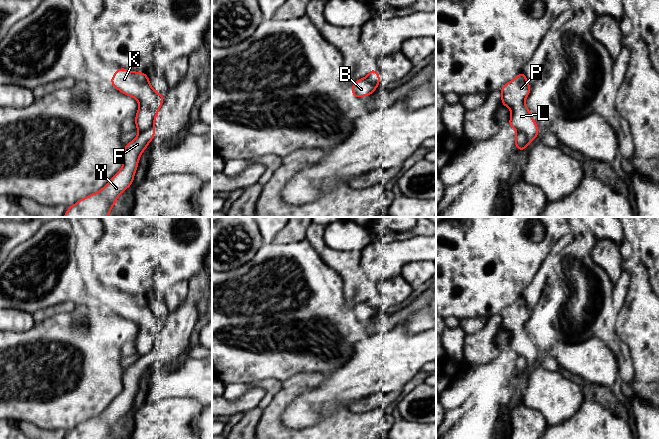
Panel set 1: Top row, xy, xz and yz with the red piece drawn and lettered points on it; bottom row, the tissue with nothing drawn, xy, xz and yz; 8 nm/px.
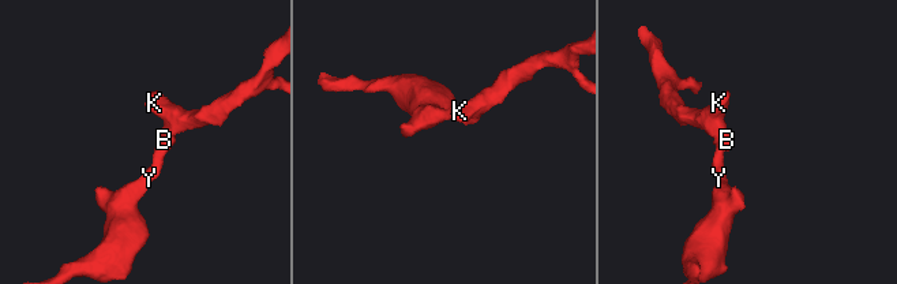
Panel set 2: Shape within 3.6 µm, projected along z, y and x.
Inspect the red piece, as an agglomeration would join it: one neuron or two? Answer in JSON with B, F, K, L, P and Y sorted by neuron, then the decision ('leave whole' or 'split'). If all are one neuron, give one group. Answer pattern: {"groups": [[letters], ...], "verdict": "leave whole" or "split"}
{"groups": [["B", "K", "L", "P"], ["F", "Y"]], "verdict": "split"}

